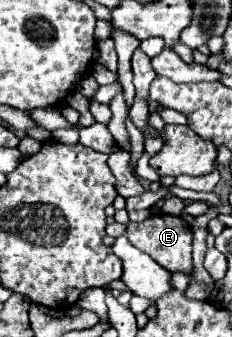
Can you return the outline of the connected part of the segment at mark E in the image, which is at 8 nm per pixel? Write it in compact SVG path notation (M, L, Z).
M156 213L142 223L130 223L126 229L126 237L130 239L130 243L134 247L148 253L152 259L156 259L160 265L164 265L164 269L168 269L170 273L178 273L178 271L192 273L194 271L194 265L192 265L192 229L182 217Z

